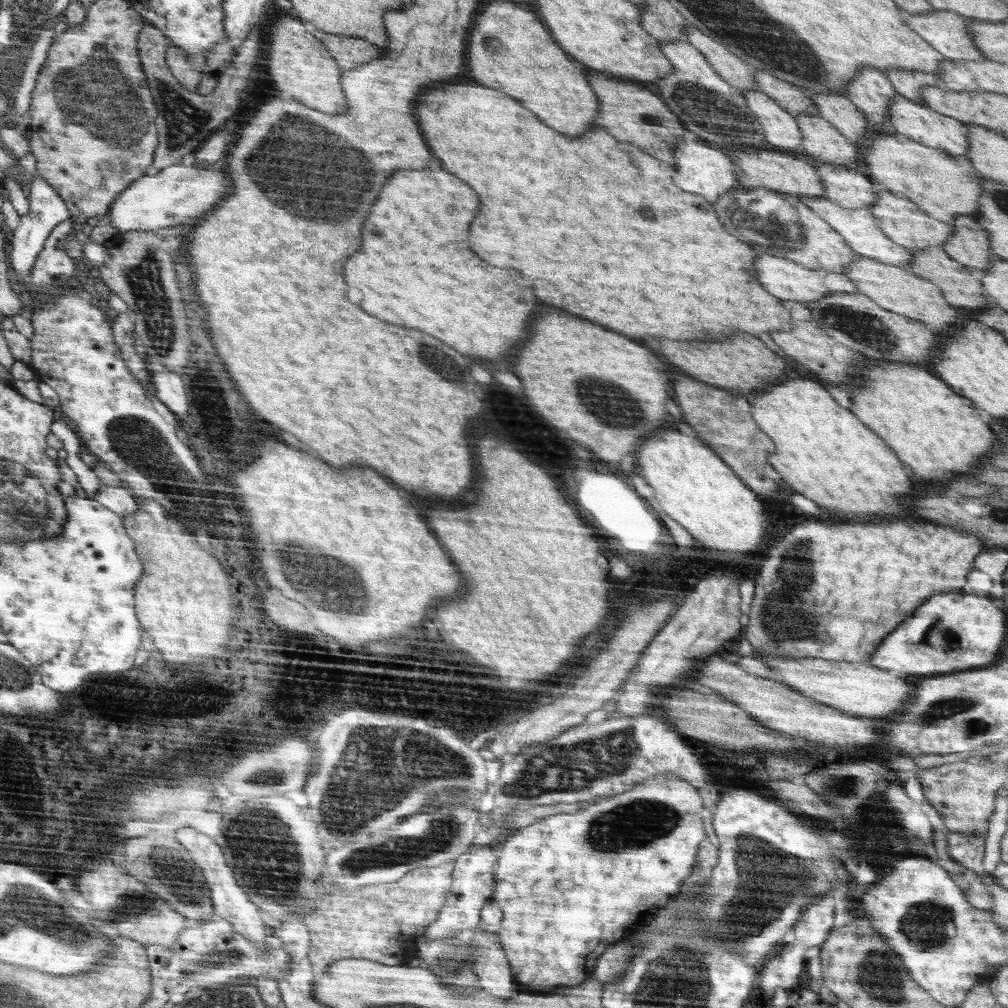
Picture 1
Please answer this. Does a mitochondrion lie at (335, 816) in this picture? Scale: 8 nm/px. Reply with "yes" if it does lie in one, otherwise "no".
yes

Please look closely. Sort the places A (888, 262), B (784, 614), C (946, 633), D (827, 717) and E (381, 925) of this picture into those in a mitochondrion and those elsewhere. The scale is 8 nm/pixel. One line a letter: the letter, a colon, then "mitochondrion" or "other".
A: other
B: mitochondrion
C: mitochondrion
D: other
E: other

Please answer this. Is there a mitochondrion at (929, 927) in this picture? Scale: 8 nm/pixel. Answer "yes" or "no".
yes

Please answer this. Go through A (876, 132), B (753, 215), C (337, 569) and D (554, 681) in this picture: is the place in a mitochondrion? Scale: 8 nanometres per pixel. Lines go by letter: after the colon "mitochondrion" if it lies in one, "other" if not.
A: other
B: mitochondrion
C: mitochondrion
D: other

